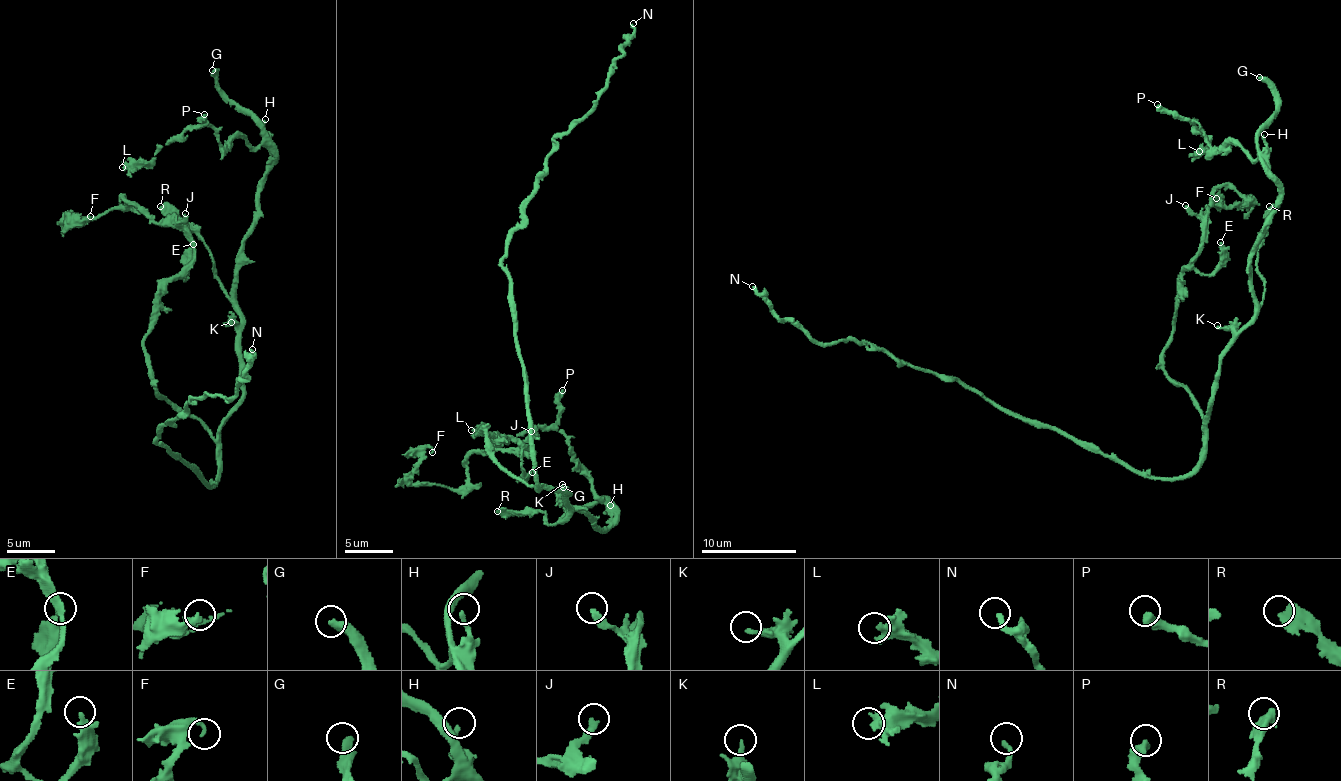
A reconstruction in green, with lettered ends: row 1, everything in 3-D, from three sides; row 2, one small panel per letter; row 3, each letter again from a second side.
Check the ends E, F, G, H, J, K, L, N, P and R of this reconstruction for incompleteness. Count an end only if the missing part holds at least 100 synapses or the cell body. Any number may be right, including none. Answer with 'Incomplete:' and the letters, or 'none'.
Incomplete: G

